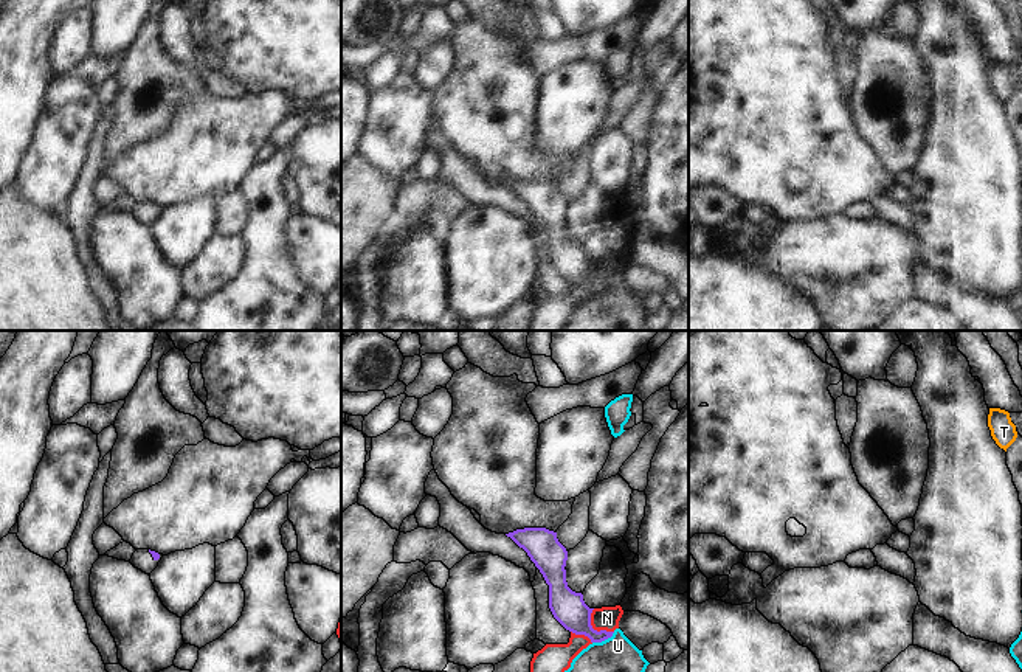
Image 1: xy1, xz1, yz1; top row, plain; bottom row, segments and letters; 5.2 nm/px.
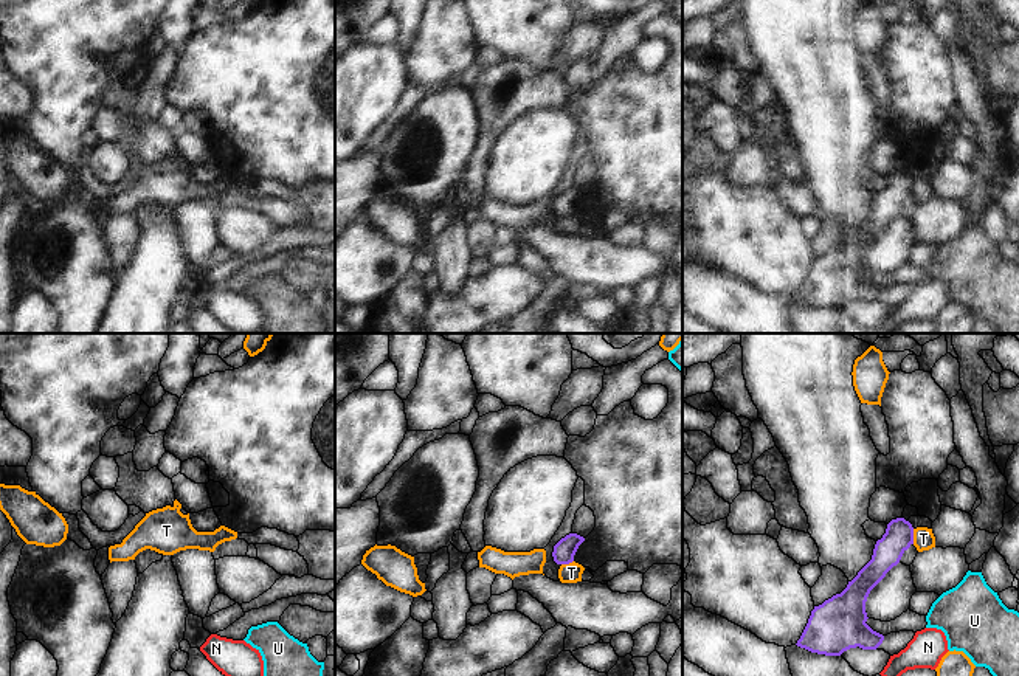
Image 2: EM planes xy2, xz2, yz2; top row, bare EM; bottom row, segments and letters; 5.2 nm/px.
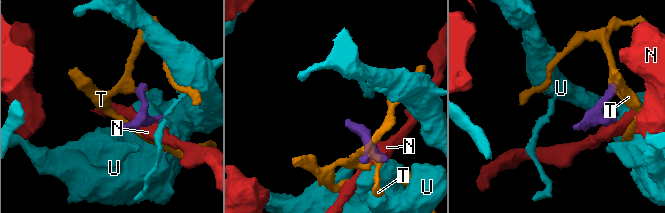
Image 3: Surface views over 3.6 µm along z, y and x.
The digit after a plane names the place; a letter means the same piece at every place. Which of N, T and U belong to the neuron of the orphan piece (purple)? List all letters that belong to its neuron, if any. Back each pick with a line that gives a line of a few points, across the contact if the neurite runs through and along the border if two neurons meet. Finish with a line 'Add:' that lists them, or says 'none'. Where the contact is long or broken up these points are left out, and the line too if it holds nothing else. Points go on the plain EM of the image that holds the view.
Add: none

